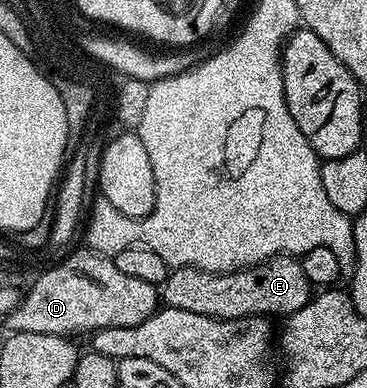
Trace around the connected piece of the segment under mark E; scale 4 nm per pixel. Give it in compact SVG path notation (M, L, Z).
M276 255L273 259L266 260L265 263L255 263L253 267L223 273L203 271L197 267L174 267L169 270L166 281L160 284L158 290L163 306L186 309L186 313L202 313L202 317L214 317L215 319L241 319L251 315L287 317L305 307L314 294L312 283L306 281L306 273L302 273L299 258L290 255Z

